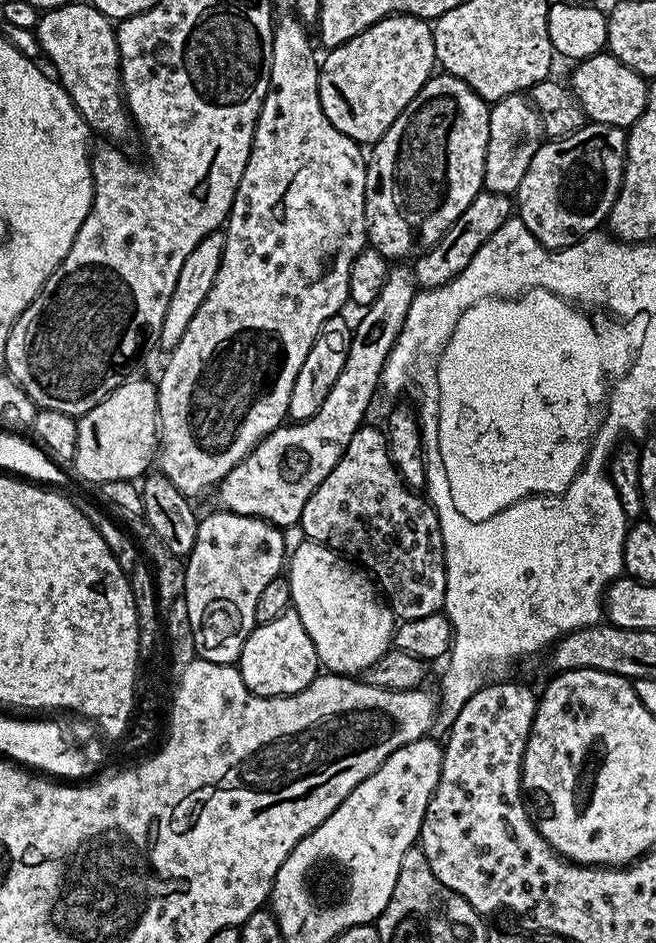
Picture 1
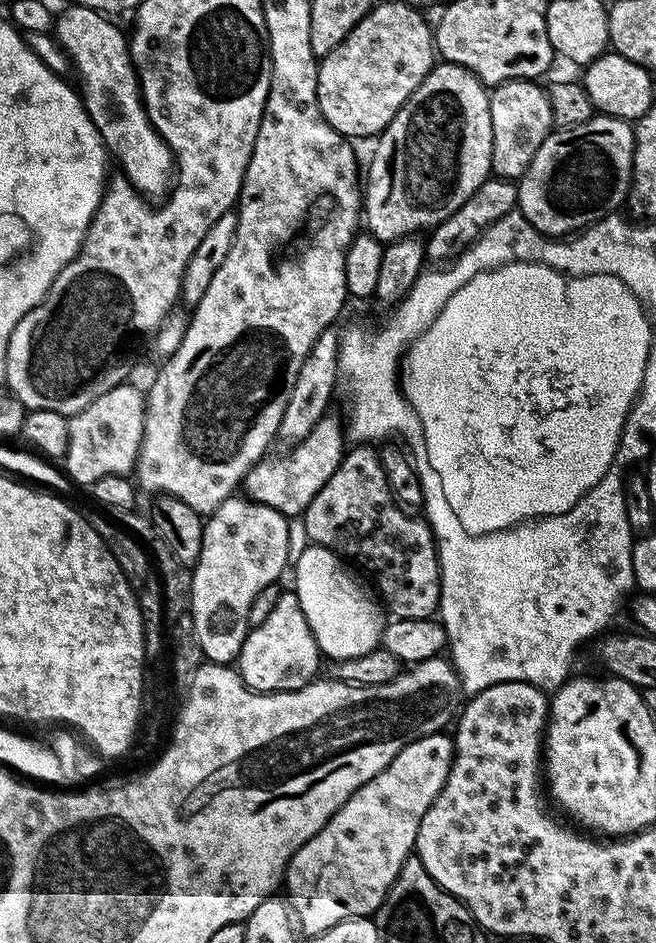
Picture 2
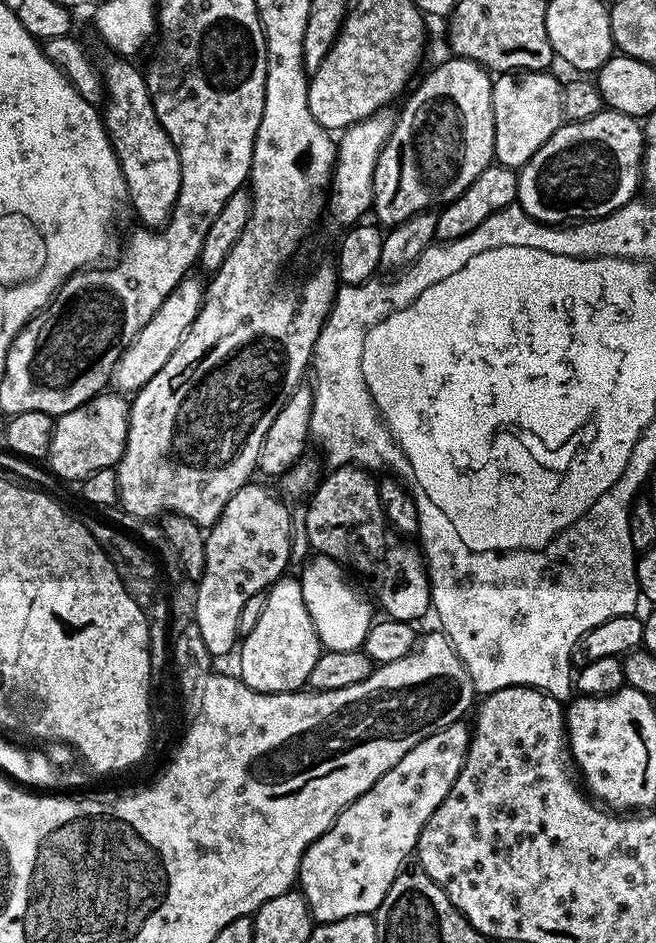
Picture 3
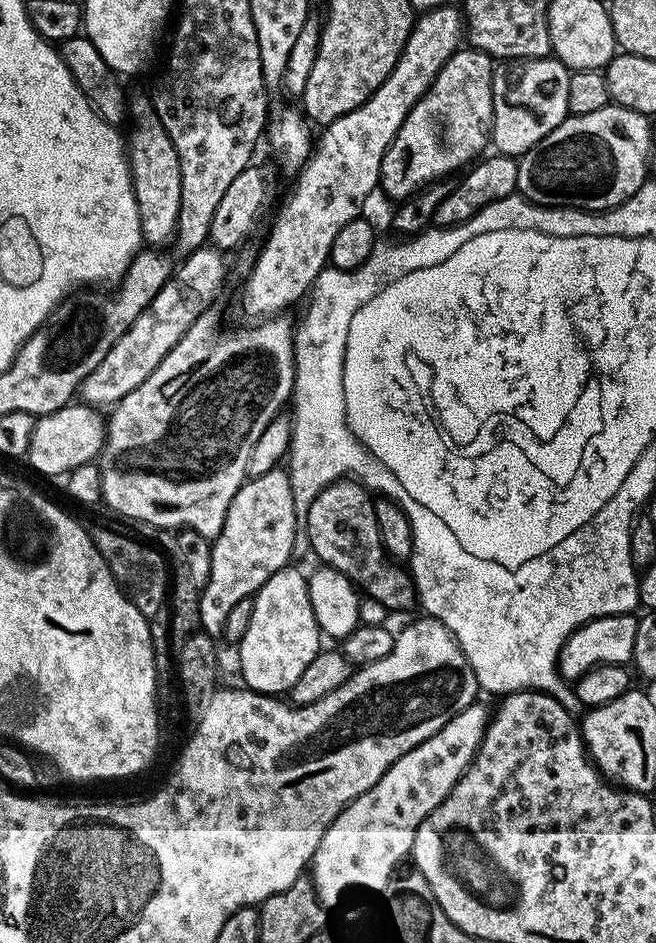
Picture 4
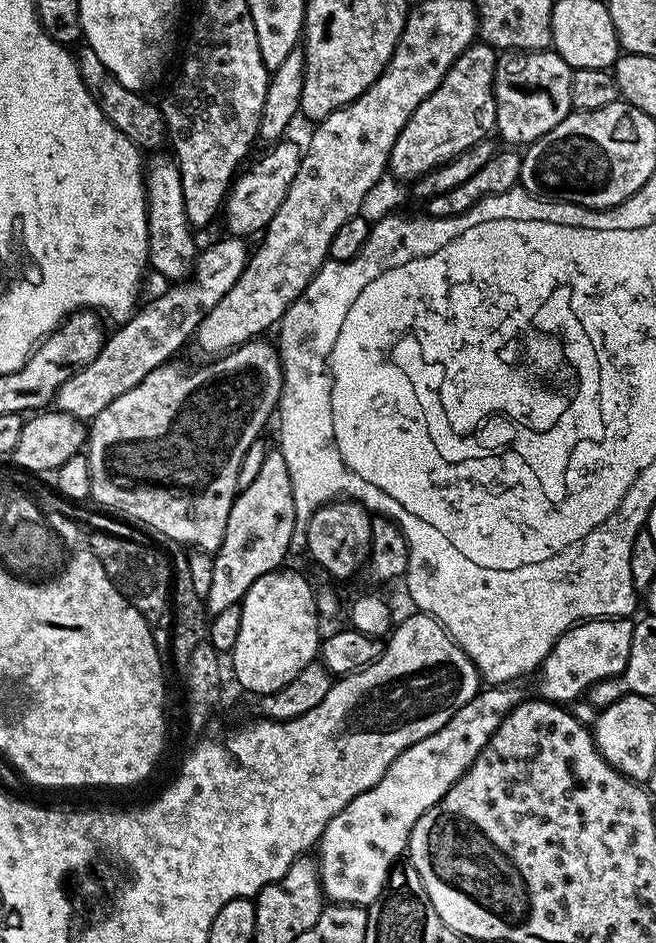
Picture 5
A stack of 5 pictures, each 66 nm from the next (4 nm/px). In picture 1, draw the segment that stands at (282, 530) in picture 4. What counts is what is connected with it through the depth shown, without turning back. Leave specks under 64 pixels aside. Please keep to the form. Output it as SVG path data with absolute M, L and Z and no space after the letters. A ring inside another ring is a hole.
M223 510L215 511L200 520L198 538L194 538L194 546L184 565L186 582L182 598L186 602L190 618L190 630L194 630L197 657L215 664L236 664L242 654L246 638L257 625L258 597L274 577L281 575L285 567L284 534L267 520Z

